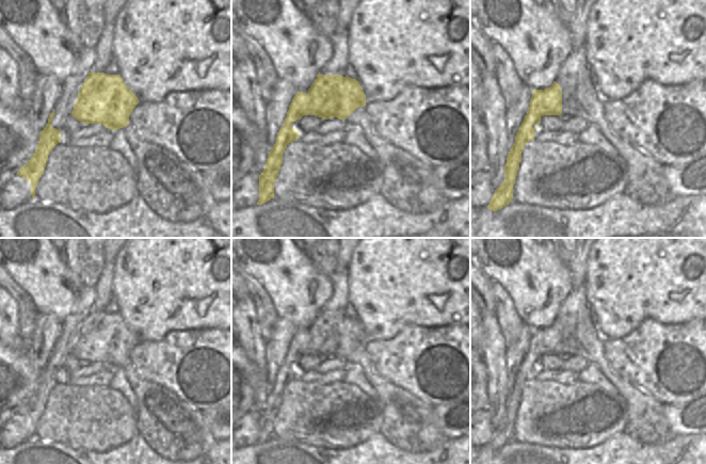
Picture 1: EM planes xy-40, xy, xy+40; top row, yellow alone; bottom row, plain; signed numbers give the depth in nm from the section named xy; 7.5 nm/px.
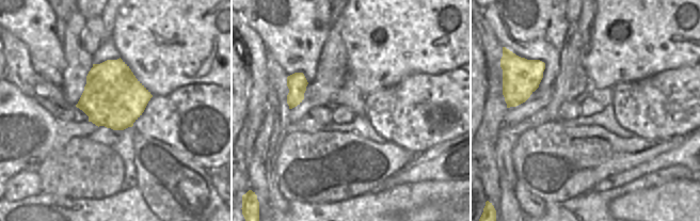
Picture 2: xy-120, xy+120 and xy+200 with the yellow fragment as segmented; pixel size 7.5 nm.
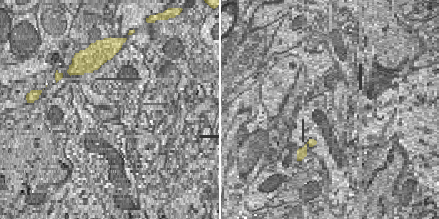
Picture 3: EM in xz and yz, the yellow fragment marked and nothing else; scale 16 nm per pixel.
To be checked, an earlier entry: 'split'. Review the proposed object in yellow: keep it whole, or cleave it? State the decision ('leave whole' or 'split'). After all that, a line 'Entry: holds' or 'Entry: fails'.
split
Entry: holds

